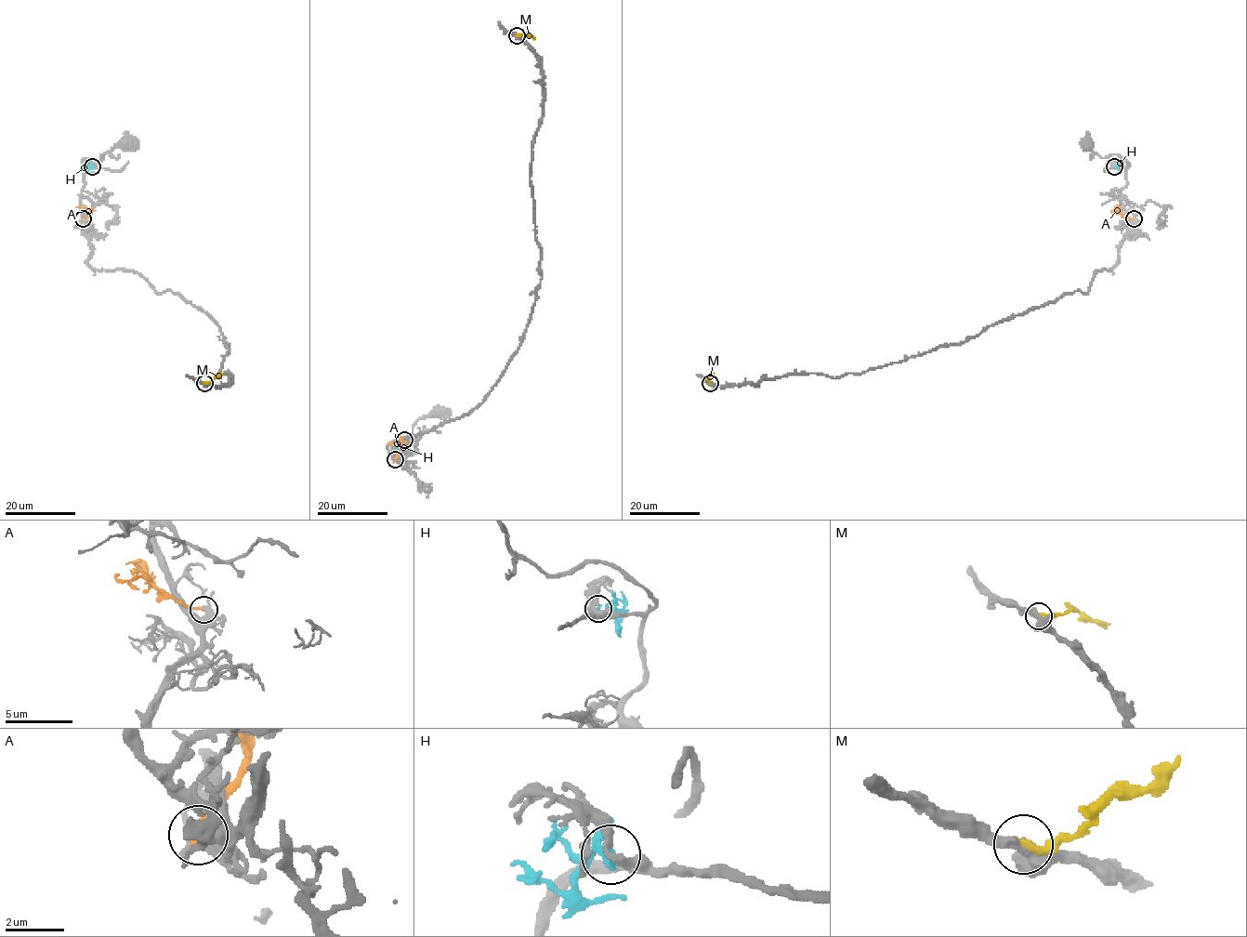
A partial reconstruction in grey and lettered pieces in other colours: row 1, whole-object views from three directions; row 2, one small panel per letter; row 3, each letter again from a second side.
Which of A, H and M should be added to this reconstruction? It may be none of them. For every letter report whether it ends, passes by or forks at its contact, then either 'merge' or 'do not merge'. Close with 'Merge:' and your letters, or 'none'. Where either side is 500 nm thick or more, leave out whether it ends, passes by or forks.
A: it ends there; do not merge
H: it ends there; merge
M: it ends there; do not merge
Merge: H

